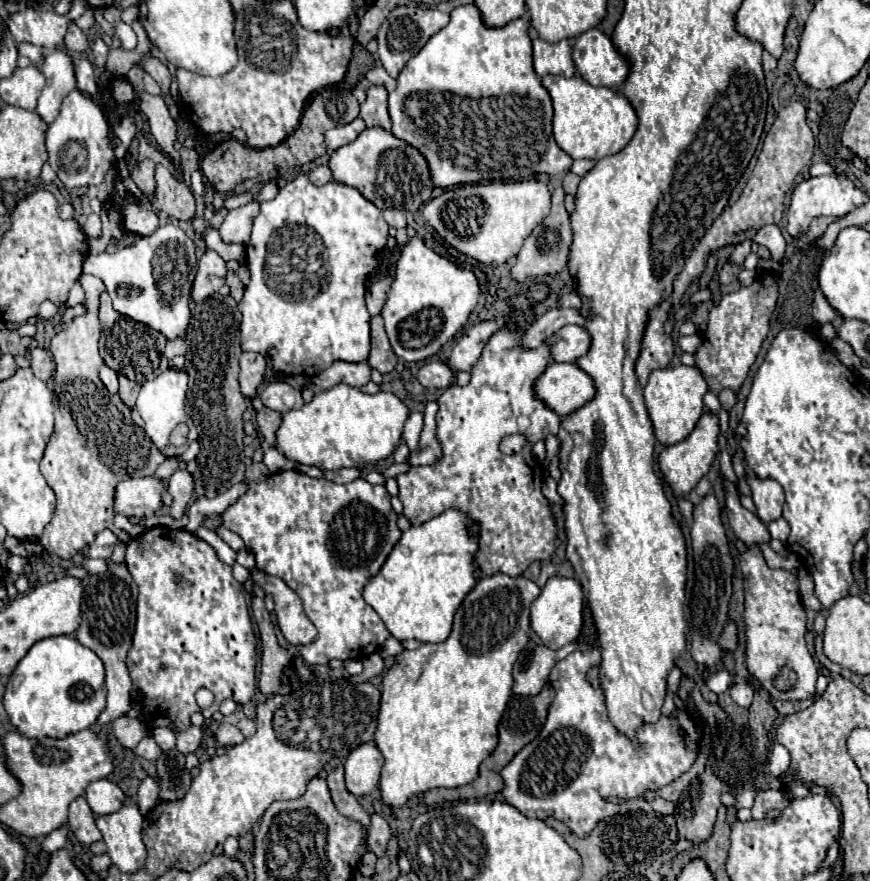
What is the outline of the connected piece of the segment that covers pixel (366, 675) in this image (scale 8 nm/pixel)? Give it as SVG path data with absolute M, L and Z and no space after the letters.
M374 653L374 655L370 655L370 657L366 657L366 659L364 659L364 671L362 671L360 675L350 677L350 681L356 681L356 683L370 681L372 677L380 675L382 671L384 671L384 661L382 661L382 657L380 657L378 653Z

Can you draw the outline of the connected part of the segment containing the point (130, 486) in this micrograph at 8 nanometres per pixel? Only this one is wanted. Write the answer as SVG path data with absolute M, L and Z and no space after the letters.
M154 477L120 481L114 495L114 513L124 517L152 517L162 507L160 493L164 489L164 483Z

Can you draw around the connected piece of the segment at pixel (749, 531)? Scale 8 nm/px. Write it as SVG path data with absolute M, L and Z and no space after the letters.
M724 481L724 487L728 489L726 495L726 511L728 511L728 519L730 519L730 527L736 533L738 539L742 539L748 547L752 545L764 545L770 543L770 533L766 529L766 525L748 509L744 509L736 497L736 489L732 483Z

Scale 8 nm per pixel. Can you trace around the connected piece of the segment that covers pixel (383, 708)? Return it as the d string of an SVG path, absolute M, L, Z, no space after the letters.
M492 575L492 577L482 577L478 579L478 583L472 587L472 591L464 597L462 605L458 607L456 615L454 615L454 627L452 633L446 641L442 643L422 643L418 649L414 651L402 651L400 655L394 657L394 665L386 671L386 675L382 677L382 697L380 697L380 715L378 715L378 727L374 733L374 741L378 745L378 749L384 755L384 767L382 767L382 777L380 777L380 791L382 791L382 799L388 805L394 807L402 807L408 803L408 799L412 795L420 795L426 793L434 787L460 787L466 785L470 781L476 779L478 773L478 765L484 761L484 757L488 757L492 753L492 749L496 749L498 745L498 721L506 709L506 703L510 699L512 693L512 667L520 655L520 651L526 647L528 643L528 631L530 631L530 605L532 601L540 595L540 587L526 579L524 575L520 577L508 577L508 575Z

